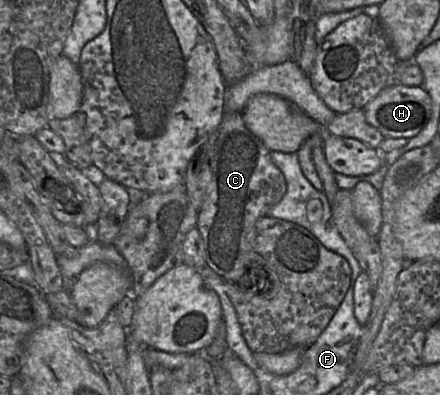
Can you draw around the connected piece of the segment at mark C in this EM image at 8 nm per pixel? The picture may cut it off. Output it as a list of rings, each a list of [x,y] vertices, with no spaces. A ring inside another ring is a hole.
[[[225,112],[210,137],[208,164],[211,178],[196,223],[203,240],[205,266],[234,285],[234,280],[239,279],[246,268],[259,265],[267,273],[271,288],[262,297],[272,299],[281,284],[266,260],[253,251],[253,226],[259,218],[268,216],[269,210],[282,199],[286,191],[285,178],[274,164],[271,151],[246,127],[239,112]]]

